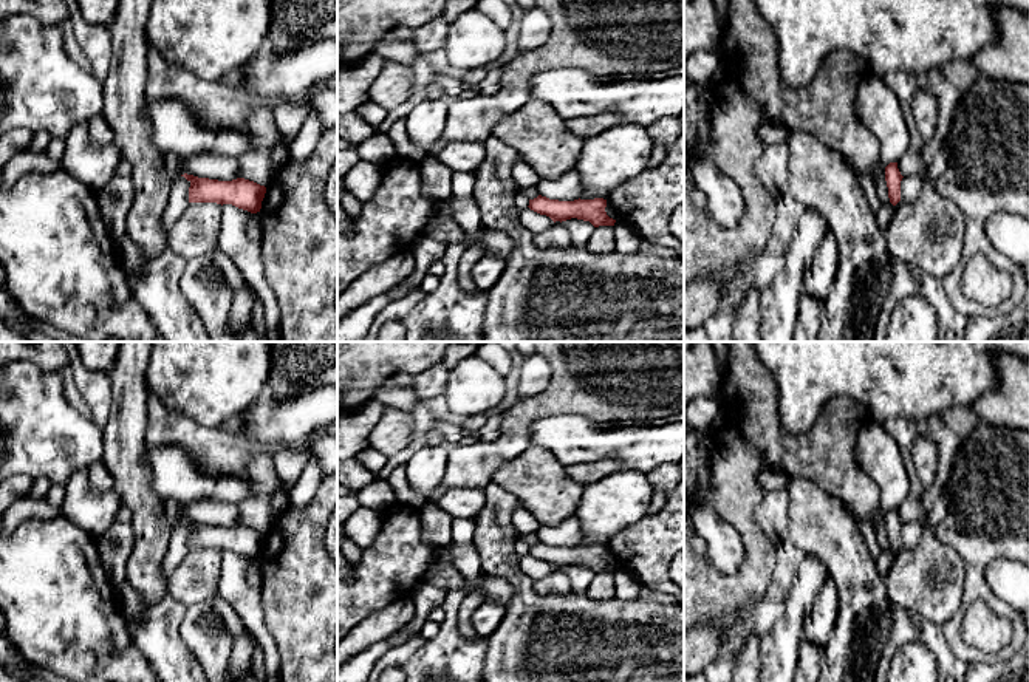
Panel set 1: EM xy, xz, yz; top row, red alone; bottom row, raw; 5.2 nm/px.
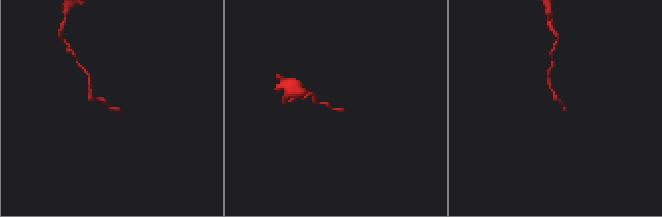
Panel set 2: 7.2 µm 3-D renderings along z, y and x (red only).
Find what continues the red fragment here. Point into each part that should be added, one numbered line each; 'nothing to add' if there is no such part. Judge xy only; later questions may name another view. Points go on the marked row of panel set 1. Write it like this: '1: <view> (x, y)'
nothing to add

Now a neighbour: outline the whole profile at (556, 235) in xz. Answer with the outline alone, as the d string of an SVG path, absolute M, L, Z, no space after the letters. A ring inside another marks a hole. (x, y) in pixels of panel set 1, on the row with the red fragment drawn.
M556 221L546 230L534 235L534 246L545 251L571 246L571 237L563 223Z

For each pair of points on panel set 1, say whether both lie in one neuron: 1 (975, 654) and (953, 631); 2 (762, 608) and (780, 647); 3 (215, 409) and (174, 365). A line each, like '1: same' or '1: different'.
1: same
2: different
3: same

